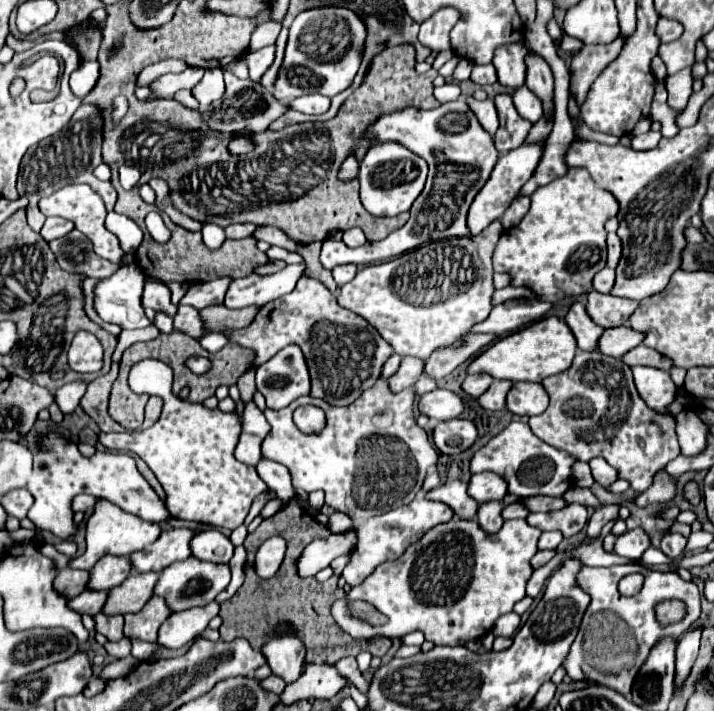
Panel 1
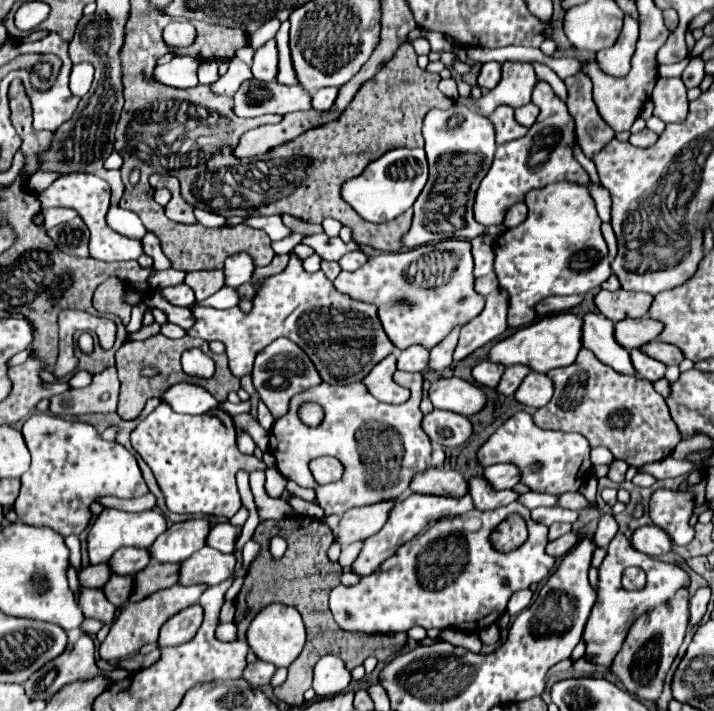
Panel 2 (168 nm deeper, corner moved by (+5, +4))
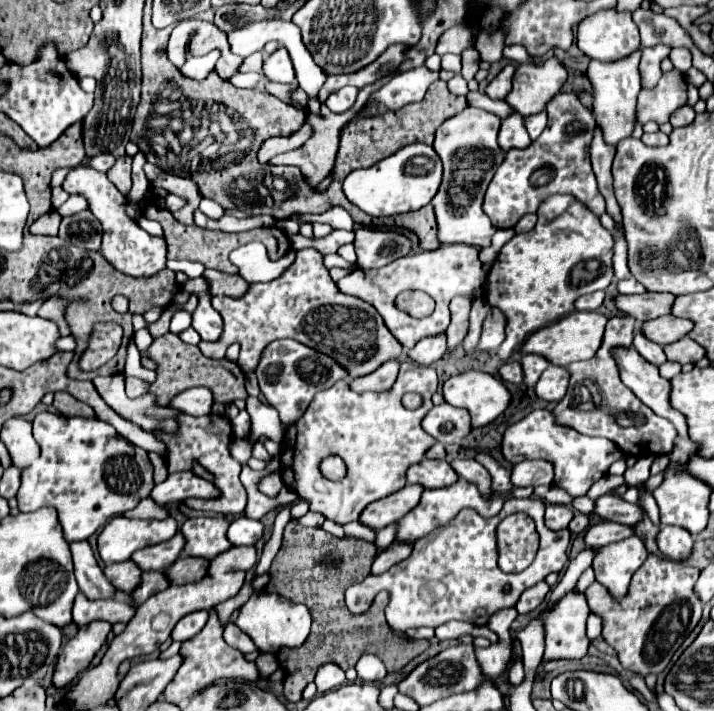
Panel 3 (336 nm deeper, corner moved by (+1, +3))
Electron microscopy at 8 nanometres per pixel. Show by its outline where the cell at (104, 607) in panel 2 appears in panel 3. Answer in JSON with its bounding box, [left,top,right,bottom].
[70,541,114,601]

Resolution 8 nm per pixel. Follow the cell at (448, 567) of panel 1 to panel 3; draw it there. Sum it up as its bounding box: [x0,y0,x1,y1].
[344,499,570,633]

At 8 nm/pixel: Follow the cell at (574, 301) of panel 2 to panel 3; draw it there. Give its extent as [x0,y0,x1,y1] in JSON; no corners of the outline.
[574,291,604,311]

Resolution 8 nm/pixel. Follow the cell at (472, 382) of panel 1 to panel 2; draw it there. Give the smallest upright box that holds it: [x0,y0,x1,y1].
[472,360,506,388]

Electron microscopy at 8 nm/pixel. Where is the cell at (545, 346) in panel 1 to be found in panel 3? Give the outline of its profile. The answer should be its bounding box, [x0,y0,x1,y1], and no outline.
[520,311,608,365]

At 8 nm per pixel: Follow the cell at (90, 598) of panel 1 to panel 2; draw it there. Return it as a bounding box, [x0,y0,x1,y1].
[102,574,134,608]

